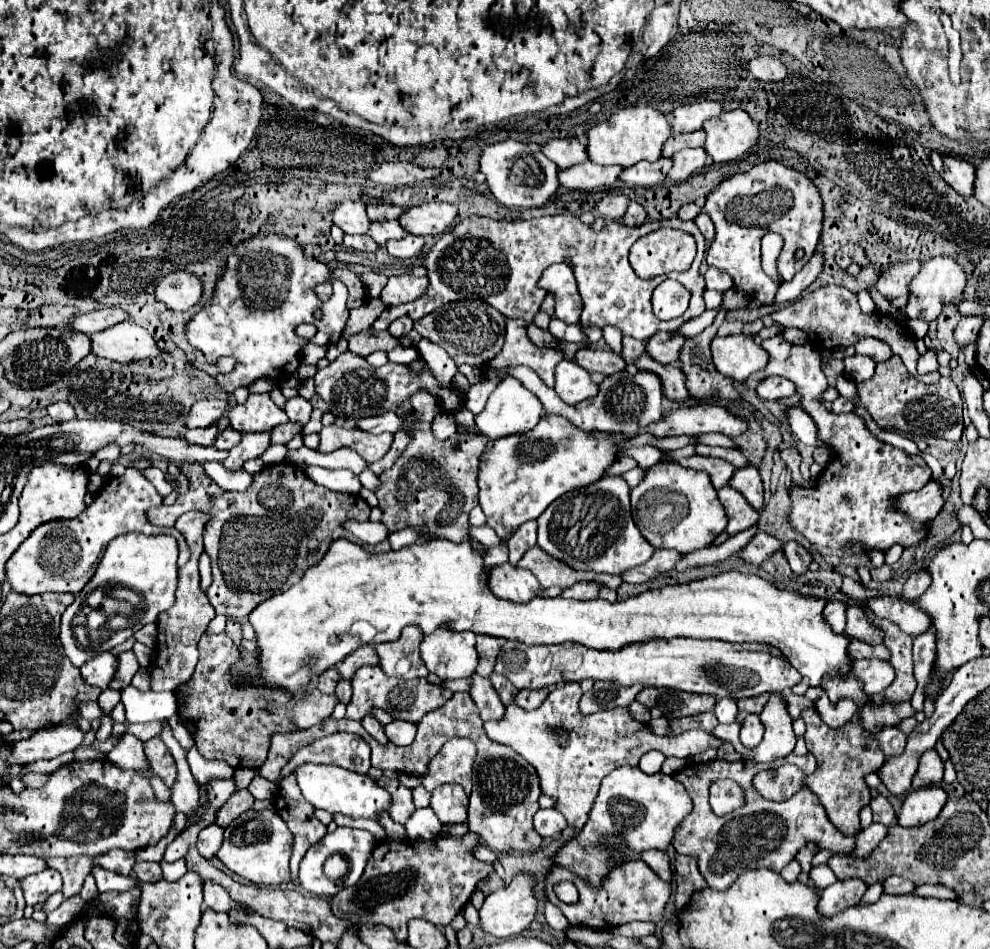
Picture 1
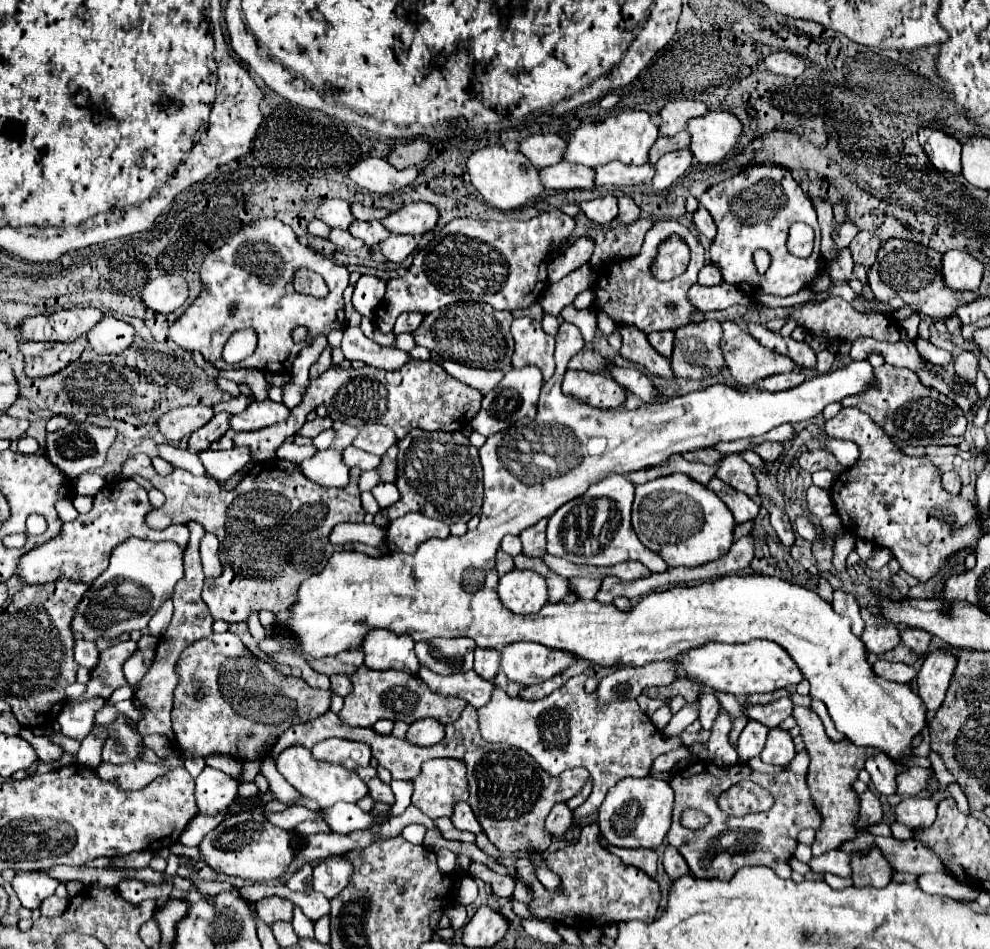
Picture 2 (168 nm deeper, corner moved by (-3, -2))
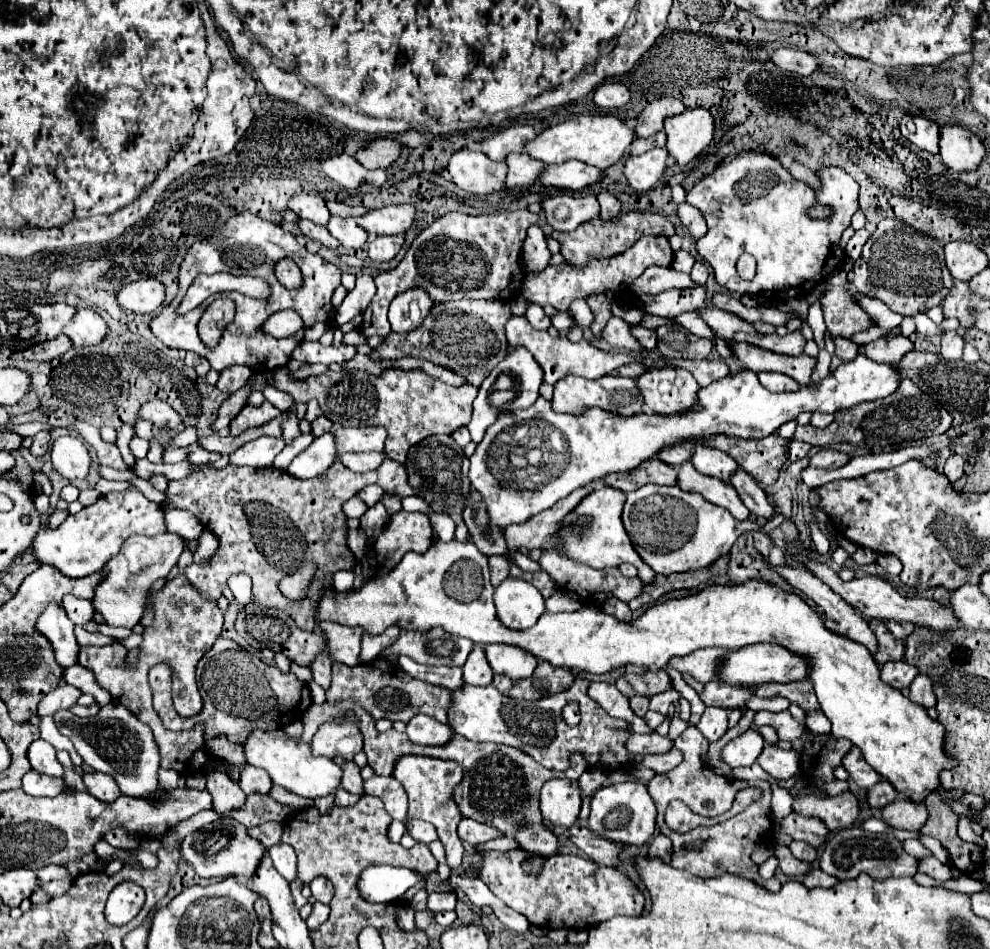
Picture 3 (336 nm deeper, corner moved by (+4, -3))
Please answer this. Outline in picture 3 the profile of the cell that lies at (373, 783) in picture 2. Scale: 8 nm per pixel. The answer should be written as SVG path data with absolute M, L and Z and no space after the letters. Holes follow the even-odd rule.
M334 758L334 762L342 768L342 780L340 780L340 788L344 788L346 792L358 794L362 796L362 776L360 776L360 768L354 762L346 762L344 758Z

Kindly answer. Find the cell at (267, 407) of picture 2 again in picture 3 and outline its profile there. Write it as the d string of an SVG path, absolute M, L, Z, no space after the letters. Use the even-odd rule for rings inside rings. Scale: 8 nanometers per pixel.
M266 400L260 406L244 406L240 410L240 414L230 422L230 434L238 436L238 434L242 434L244 430L248 430L252 426L268 424L276 416L280 416L280 410L276 406L272 406L270 402L266 402Z

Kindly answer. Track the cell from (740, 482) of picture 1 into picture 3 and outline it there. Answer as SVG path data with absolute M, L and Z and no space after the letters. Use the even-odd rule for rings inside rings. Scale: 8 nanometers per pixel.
M704 444L694 446L694 454L692 454L690 462L694 464L694 468L700 474L714 476L714 478L720 478L720 480L728 480L738 468L734 458L730 458L726 452L720 452L716 448L710 448L710 446L704 446Z

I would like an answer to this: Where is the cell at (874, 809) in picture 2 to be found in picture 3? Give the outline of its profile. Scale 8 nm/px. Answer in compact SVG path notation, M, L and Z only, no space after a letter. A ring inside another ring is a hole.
M842 792L832 798L818 798L814 794L796 798L792 802L792 812L802 814L802 816L812 816L820 818L830 832L850 828L860 812L858 800L852 792Z

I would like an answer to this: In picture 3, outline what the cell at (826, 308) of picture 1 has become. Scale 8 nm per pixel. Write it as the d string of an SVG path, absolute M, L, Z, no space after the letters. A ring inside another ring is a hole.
M834 286L820 298L820 304L830 336L848 338L854 332L868 330L872 326L870 316L858 306L848 286Z

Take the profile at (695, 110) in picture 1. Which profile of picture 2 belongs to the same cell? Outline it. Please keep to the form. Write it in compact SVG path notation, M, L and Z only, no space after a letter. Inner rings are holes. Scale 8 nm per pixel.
M681 101L681 103L667 103L659 111L659 133L661 135L675 135L685 129L685 125L705 115L709 109L701 101Z

